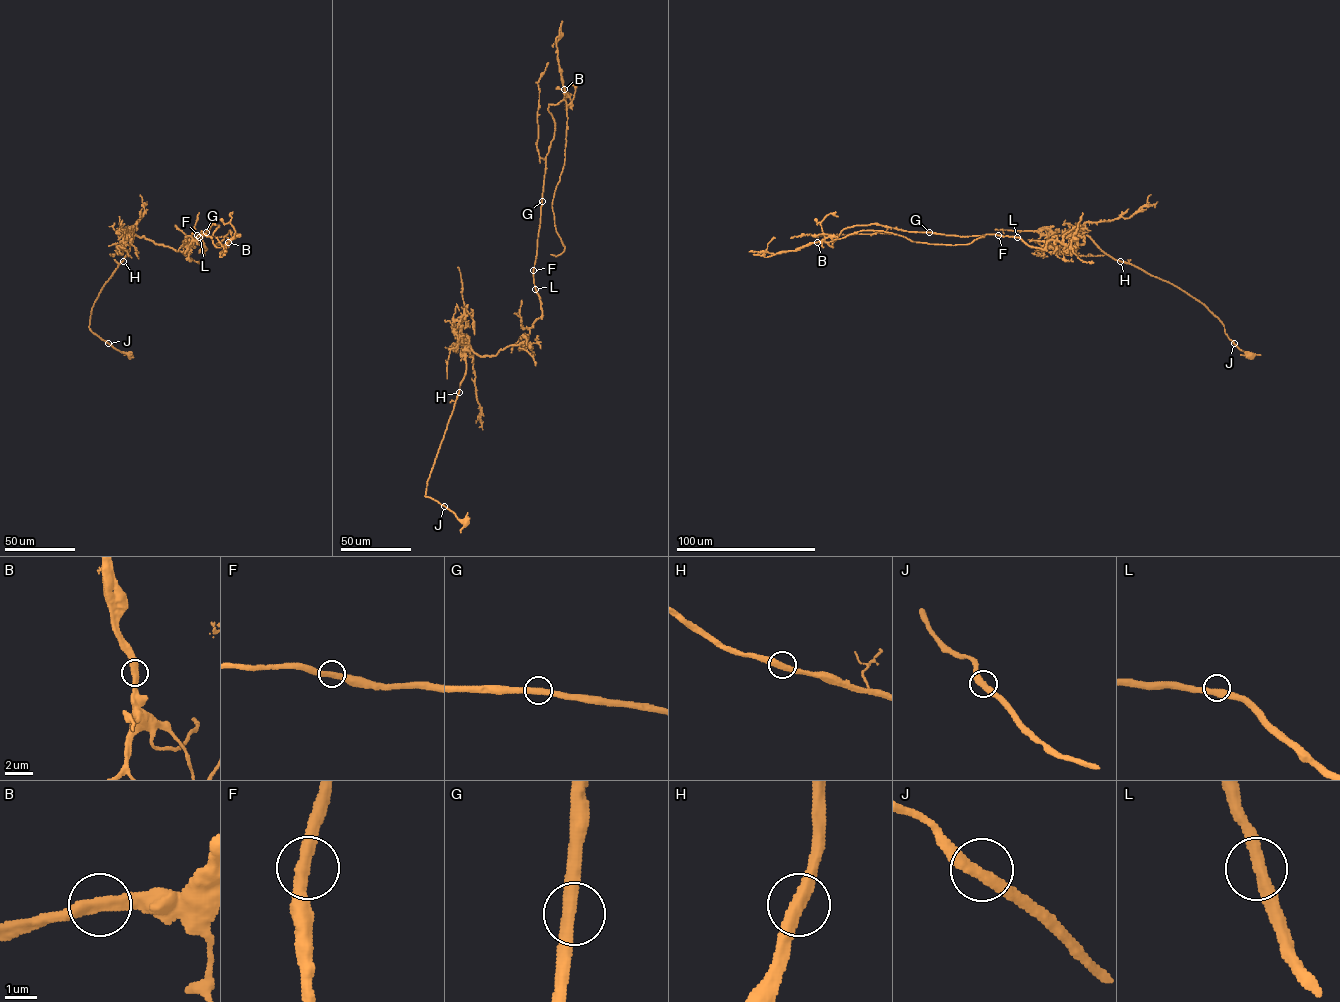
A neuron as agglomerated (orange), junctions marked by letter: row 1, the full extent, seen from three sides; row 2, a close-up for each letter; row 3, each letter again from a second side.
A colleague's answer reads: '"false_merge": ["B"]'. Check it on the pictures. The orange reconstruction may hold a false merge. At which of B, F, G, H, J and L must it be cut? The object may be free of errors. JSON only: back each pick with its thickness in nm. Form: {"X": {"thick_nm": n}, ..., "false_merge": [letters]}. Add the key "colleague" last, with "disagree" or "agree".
{"B": {"thick_nm": 400}, "false_merge": ["B"], "colleague": "agree"}

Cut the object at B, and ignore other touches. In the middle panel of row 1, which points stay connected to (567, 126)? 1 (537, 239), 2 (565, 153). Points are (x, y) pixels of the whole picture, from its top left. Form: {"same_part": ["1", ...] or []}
{"same_part": ["2"]}

